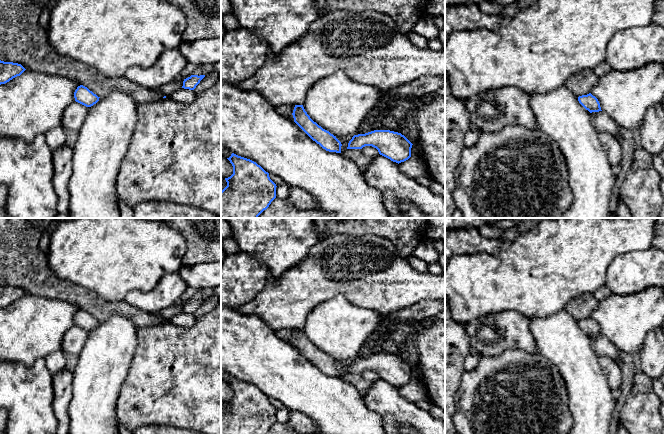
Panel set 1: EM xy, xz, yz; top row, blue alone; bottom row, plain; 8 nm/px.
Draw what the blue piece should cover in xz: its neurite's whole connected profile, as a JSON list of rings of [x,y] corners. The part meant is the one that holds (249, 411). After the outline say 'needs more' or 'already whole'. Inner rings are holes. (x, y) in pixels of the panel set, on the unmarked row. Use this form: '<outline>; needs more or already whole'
[[[234,377],[227,382],[233,390],[233,398],[225,402],[227,410],[221,415],[221,434],[266,434],[276,422],[276,408],[256,386]]]; already whole

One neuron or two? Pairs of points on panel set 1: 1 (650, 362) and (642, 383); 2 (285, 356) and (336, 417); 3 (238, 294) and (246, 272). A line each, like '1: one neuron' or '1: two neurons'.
1: two neurons
2: one neuron
3: one neuron

